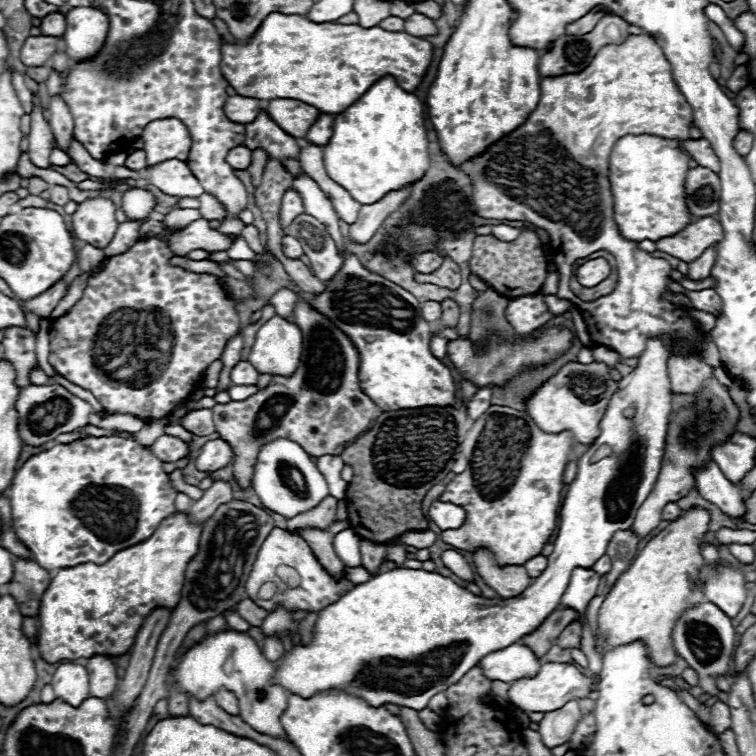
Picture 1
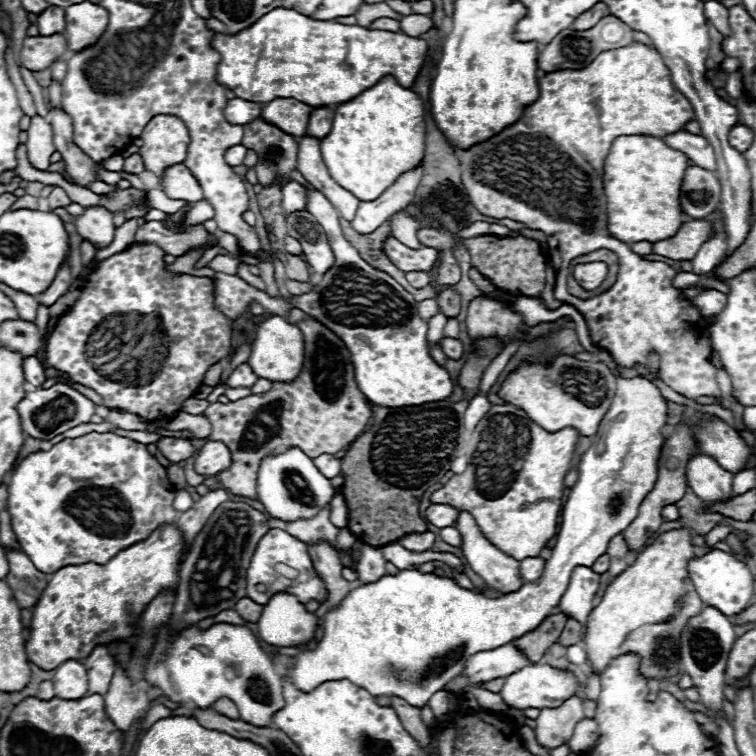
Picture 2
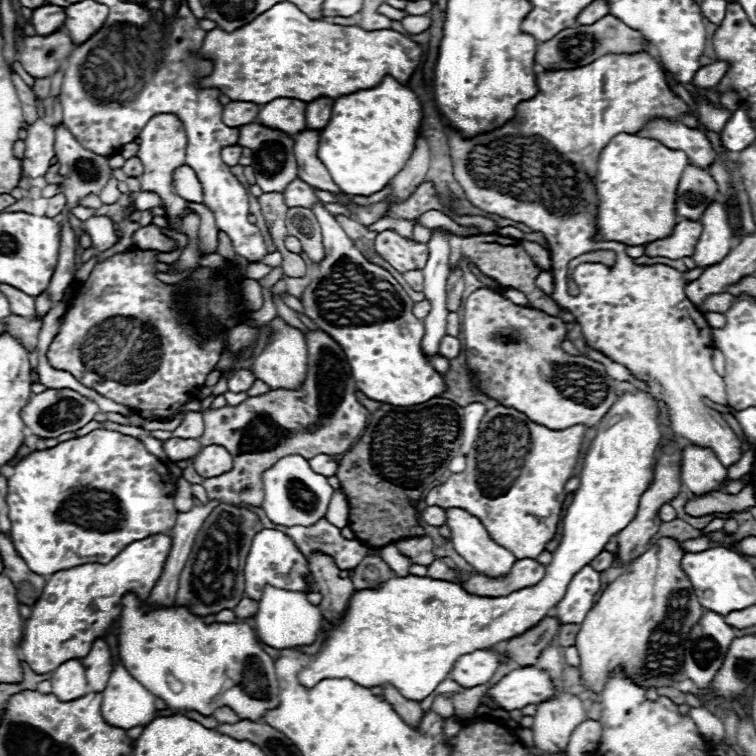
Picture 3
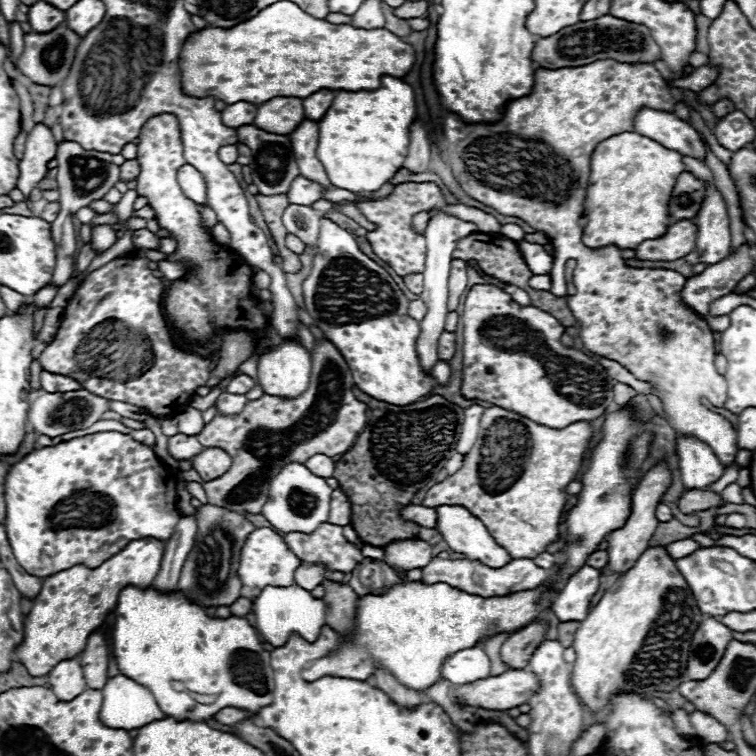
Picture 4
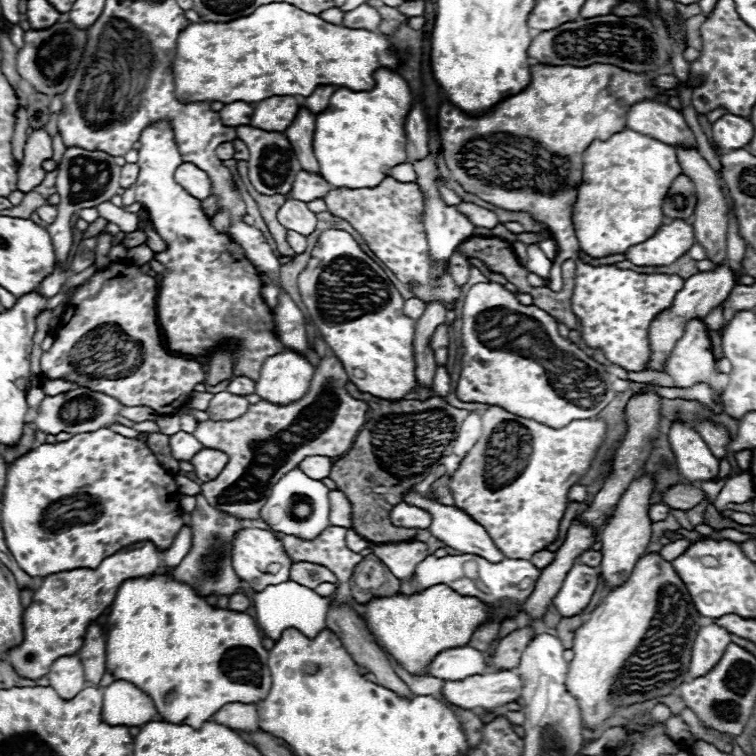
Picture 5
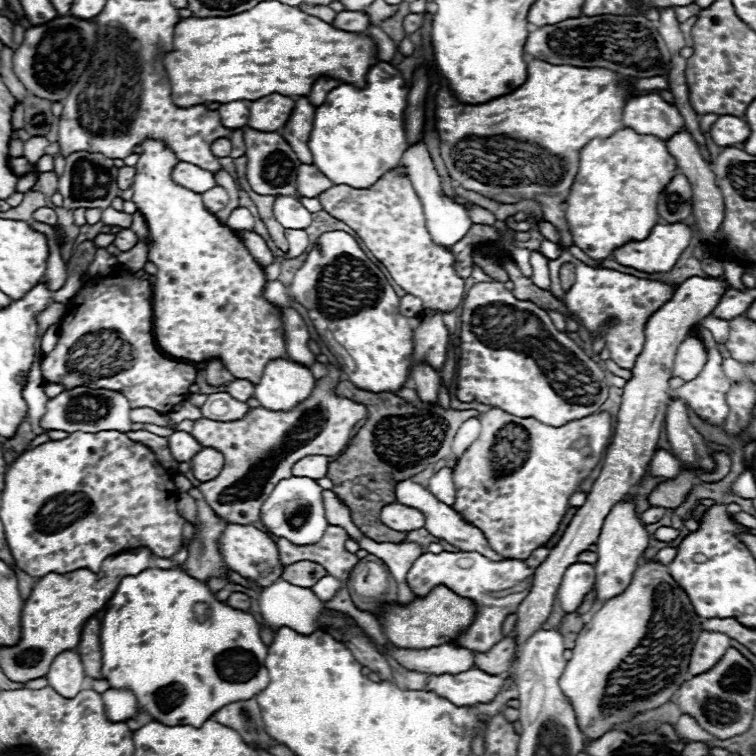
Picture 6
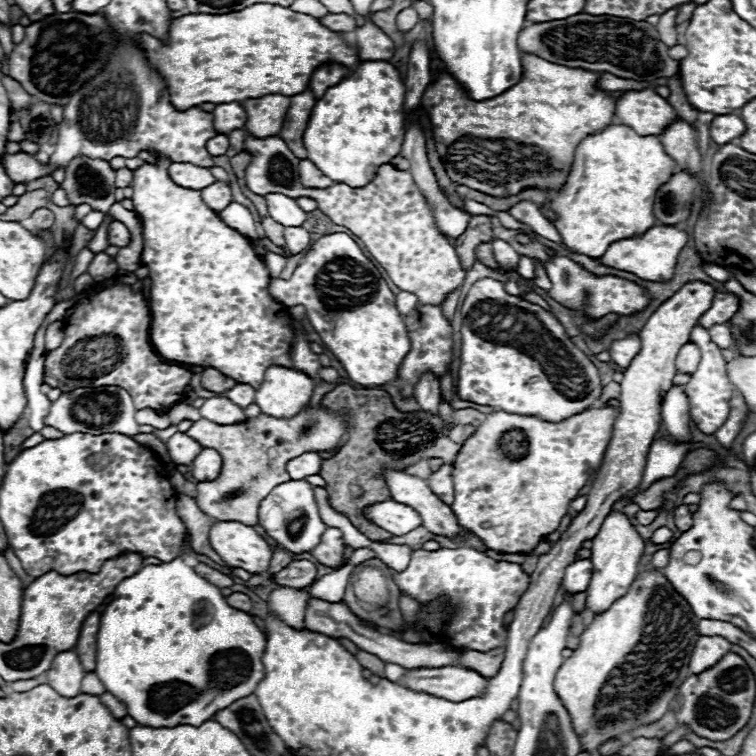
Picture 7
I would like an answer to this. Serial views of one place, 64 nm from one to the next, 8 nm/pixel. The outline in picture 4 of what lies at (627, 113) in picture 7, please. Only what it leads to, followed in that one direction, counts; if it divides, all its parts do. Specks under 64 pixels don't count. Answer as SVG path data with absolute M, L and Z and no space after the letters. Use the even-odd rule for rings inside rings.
M640 108L640 112L634 116L634 132L648 136L680 154L696 156L702 160L706 156L706 150L698 132L672 112Z

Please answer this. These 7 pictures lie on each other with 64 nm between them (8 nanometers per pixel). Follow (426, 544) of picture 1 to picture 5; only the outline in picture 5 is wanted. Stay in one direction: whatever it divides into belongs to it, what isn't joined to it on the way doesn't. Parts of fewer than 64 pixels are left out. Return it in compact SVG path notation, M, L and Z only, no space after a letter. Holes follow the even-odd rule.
M410 540L406 544L370 544L372 554L378 556L394 576L400 580L400 594L410 596L416 592L416 584L410 582L410 574L414 572L416 564L422 562L430 552L424 542Z

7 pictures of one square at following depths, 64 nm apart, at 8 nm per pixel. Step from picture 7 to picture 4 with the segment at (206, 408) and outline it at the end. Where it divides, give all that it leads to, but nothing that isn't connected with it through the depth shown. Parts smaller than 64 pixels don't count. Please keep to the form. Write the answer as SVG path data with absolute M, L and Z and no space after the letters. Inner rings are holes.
M222 392L216 400L216 414L222 416L234 416L238 412L242 412L242 408L246 406L246 396L244 394L230 394L230 392Z

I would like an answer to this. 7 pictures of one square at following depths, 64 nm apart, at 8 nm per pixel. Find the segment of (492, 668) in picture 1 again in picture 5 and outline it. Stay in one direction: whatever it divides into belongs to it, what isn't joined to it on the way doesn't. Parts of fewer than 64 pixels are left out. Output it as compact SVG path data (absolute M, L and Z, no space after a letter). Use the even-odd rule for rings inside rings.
M470 646L446 648L446 652L438 652L428 666L428 672L442 680L460 680L472 674L482 674L484 670L484 654Z

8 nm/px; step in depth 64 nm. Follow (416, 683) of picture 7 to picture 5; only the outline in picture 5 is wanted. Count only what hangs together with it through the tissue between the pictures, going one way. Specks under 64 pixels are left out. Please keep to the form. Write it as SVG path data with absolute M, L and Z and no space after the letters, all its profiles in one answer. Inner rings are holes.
M512 670L468 676L466 680L442 680L442 694L458 708L492 710L518 700L522 682Z

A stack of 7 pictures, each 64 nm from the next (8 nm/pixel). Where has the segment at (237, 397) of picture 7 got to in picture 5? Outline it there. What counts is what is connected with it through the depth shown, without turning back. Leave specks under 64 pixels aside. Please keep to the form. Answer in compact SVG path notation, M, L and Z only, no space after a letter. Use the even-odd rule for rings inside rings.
M238 376L238 378L230 380L228 392L234 392L236 396L248 396L248 394L254 392L254 380L244 378L244 376Z

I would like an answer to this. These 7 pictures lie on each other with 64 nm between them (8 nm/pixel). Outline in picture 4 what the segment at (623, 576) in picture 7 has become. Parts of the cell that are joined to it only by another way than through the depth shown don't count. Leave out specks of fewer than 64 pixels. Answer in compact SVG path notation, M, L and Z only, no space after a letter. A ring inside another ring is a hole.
M658 464L654 466L652 470L648 470L642 480L634 486L634 492L630 496L630 516L626 518L626 524L622 528L616 528L614 532L610 532L610 536L606 536L606 552L608 552L608 564L606 568L612 570L614 574L622 576L622 572L628 572L632 566L634 566L634 560L638 560L638 556L642 556L642 552L646 552L648 548L648 542L652 538L652 534L656 532L656 526L658 526L658 520L654 516L656 512L656 506L660 502L660 496L664 494L664 490L668 488L670 484L670 472L666 468L666 464Z

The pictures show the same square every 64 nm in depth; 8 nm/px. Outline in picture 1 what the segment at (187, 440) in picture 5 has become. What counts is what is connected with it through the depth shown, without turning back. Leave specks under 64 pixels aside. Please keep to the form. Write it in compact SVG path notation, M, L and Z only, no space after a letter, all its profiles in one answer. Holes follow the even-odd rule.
M160 436L154 444L152 444L152 452L156 458L160 458L162 462L176 462L182 460L190 454L190 446L174 436Z

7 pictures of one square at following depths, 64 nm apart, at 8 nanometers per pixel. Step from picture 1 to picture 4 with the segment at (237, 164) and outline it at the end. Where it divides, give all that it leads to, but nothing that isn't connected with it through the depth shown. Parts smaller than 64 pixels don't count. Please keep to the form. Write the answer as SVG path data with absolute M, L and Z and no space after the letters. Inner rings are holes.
M228 144L228 146L222 146L222 148L218 150L218 156L220 156L220 160L222 160L224 164L232 164L232 162L236 162L236 158L238 158L238 150L236 150L234 144Z

